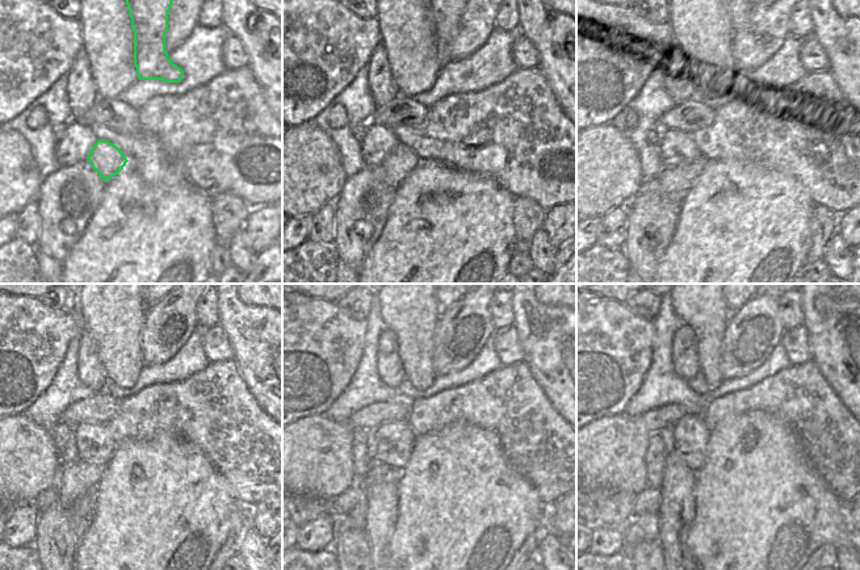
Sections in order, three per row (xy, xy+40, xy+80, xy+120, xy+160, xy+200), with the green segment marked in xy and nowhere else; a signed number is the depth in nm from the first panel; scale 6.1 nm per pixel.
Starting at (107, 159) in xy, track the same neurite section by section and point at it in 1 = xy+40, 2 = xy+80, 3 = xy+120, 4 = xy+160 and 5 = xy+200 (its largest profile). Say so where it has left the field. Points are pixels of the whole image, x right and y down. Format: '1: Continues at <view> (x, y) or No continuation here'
1: Continues at xy+40 (402, 160)
2: Continues at xy+80 (671, 180)
3: Continues at xy+120 (79, 478)
4: Continues at xy+160 (377, 473)
5: Continues at xy+200 (642, 527).

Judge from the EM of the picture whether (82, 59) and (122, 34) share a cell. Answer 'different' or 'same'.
different

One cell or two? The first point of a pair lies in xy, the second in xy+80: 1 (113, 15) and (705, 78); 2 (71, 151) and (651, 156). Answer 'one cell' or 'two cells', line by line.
1: one cell
2: two cells

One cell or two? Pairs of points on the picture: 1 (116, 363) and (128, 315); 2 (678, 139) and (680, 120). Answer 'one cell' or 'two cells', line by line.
1: one cell
2: two cells

